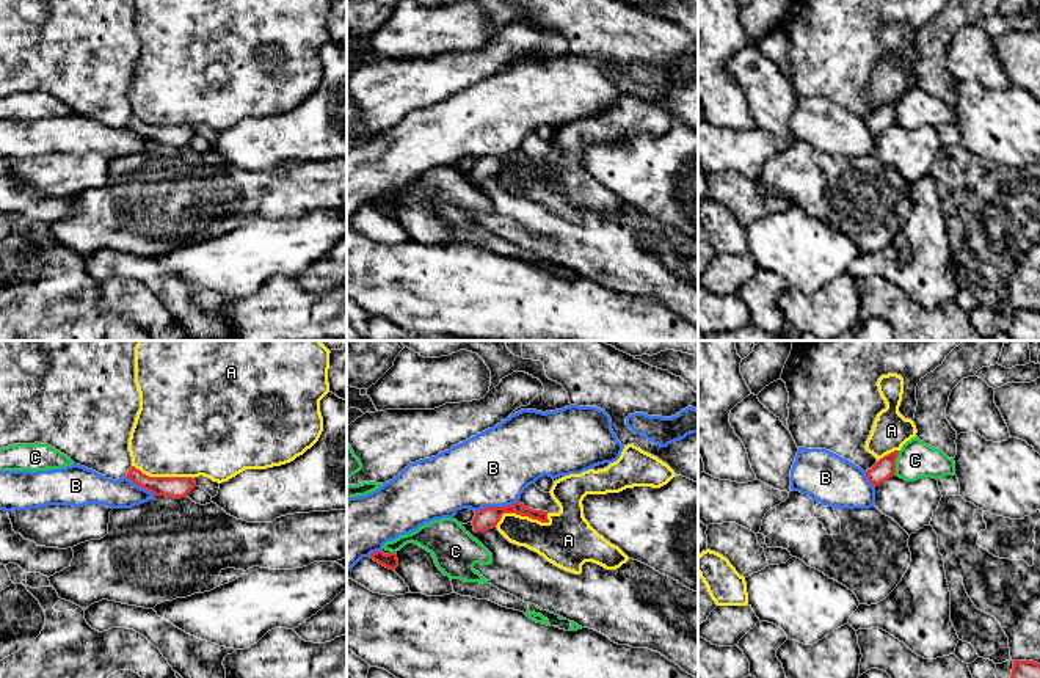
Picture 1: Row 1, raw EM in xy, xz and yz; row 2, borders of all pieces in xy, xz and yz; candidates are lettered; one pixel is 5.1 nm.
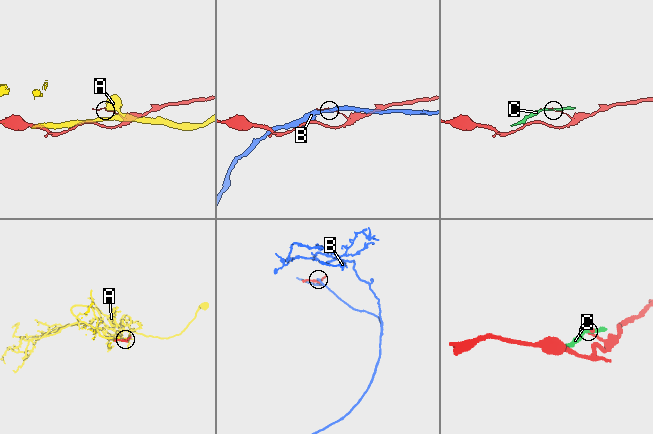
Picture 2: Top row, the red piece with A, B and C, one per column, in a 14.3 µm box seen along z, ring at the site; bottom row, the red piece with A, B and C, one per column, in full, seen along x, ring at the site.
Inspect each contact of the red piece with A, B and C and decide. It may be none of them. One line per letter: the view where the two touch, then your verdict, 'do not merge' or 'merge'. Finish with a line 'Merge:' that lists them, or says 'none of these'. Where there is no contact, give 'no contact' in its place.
A: contact in xz; do not merge
B: contact in xz; do not merge
C: contact in yz; do not merge
Merge: none of these

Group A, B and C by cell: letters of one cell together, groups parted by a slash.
A / B / C

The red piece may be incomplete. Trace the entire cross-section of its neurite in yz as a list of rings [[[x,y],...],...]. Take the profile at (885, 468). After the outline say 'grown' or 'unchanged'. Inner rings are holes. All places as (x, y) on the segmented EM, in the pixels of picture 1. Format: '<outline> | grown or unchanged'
[[[894,450],[880,458],[871,469],[866,471],[866,477],[874,488],[888,480],[889,477],[896,476],[897,455],[899,450]]] | unchanged

